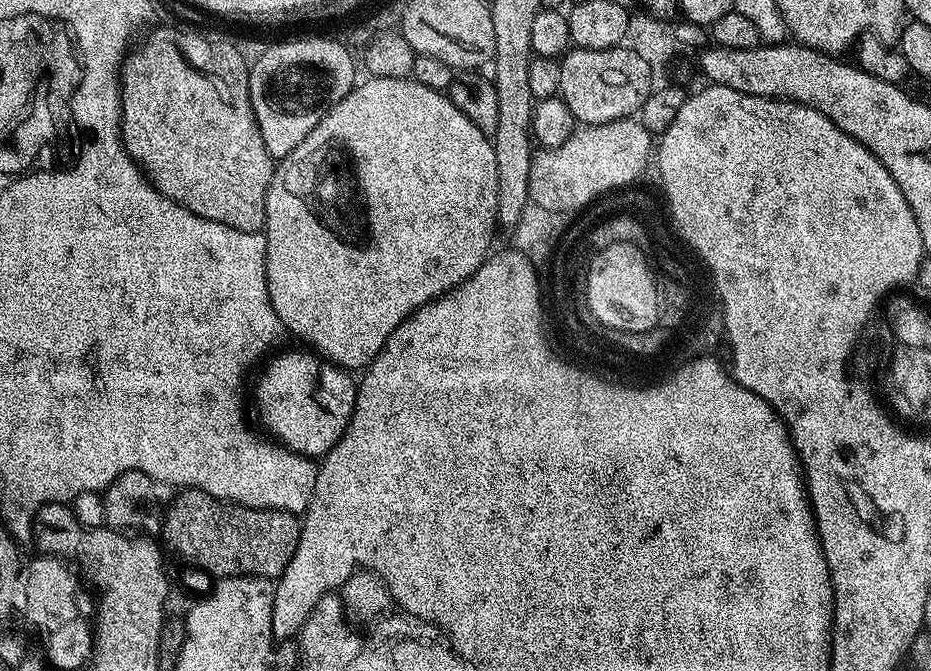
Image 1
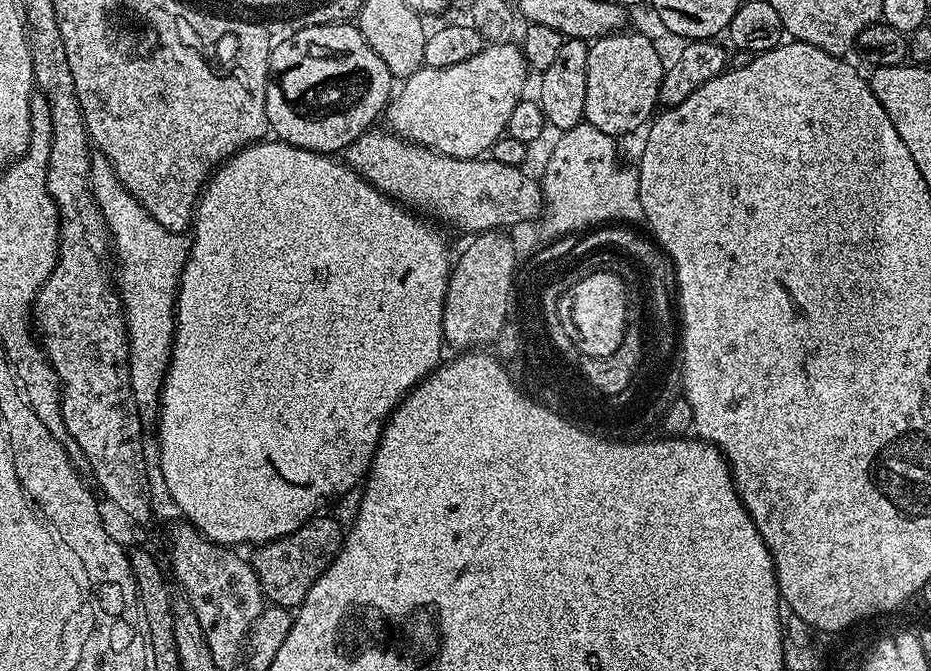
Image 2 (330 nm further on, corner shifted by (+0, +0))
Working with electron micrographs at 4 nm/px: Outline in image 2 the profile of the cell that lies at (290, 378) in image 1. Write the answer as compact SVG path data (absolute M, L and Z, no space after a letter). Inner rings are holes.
M265 138L249 144L242 151L235 152L233 156L223 161L209 175L200 193L194 217L194 227L190 232L188 261L180 275L180 288L176 291L176 336L172 339L172 357L168 363L168 372L164 376L164 389L160 392L160 406L158 409L158 421L160 420L160 476L164 479L165 486L168 487L169 498L176 503L177 510L184 515L181 517L187 523L194 525L206 539L213 540L215 544L225 546L252 544L251 546L259 546L283 536L294 534L294 530L298 530L301 526L307 524L323 509L320 507L328 499L329 503L333 497L346 494L346 490L357 487L367 477L368 469L372 466L372 459L376 453L380 435L384 433L384 426L388 422L388 417L395 412L401 400L420 381L427 380L428 375L435 372L442 363L440 351L445 351L446 348L442 318L444 317L444 299L446 298L450 275L450 256L448 260L448 244L444 241L443 234L439 232L441 229L431 219L409 210L405 205L393 200L391 196L385 196L383 192L379 192L369 180L363 180L360 173L349 168L347 163L340 161L339 164L336 160L339 159L332 154L302 150L298 146L290 146L285 140Z

